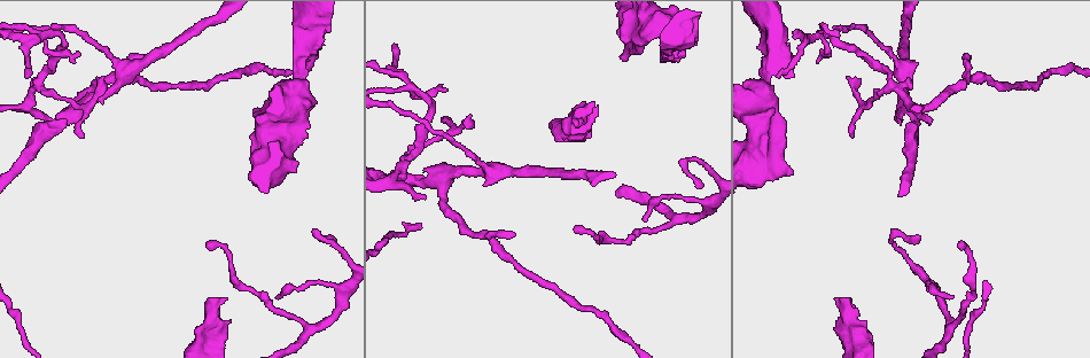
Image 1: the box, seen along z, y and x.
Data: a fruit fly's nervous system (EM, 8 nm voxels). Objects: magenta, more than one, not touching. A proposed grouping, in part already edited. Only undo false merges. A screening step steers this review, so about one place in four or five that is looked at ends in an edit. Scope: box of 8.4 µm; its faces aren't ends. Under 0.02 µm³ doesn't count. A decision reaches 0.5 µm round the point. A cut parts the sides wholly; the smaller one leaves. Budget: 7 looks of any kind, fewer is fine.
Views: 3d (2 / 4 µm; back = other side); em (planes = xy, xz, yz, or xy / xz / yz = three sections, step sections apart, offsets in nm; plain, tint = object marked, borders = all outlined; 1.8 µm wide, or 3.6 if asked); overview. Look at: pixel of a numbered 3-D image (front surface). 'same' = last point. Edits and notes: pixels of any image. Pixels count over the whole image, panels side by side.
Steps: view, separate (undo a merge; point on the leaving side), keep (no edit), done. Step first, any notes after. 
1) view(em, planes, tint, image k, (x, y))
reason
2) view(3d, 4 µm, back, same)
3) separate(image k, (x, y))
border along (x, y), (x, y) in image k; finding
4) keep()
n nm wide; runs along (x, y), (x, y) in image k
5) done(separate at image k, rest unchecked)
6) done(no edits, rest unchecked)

view(em, 3.6 µm, xy, step 16, tint, image 1, (578, 116))
thick turns thin

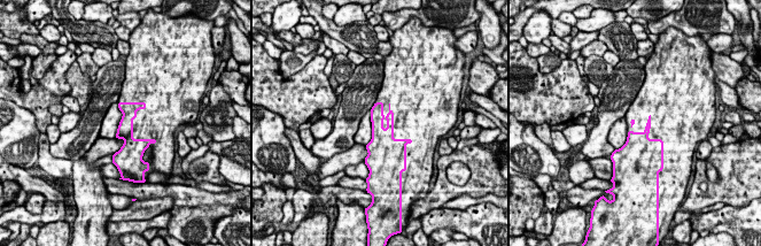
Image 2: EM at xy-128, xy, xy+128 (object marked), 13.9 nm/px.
keep()
runs along (142, 105), (129, 115), (122, 155) in image 2; one neuron here

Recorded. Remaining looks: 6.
view(3d, 4 µm, image 1, (441, 181))
three arms meet

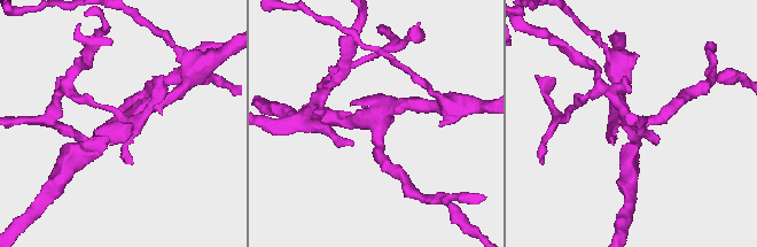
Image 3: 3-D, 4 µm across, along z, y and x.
view(em, yz, step 16, tint, image 3, (380, 118))
need the tissue

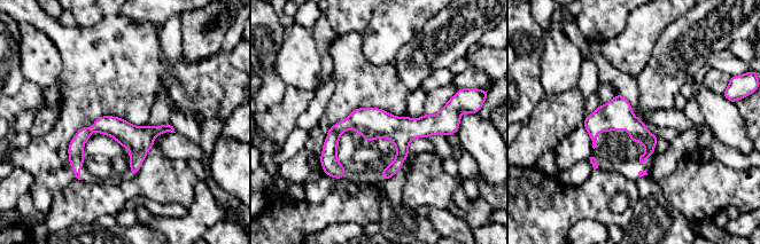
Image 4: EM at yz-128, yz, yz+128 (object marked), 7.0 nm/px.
view(em, planes, borders, same)
cut it another way

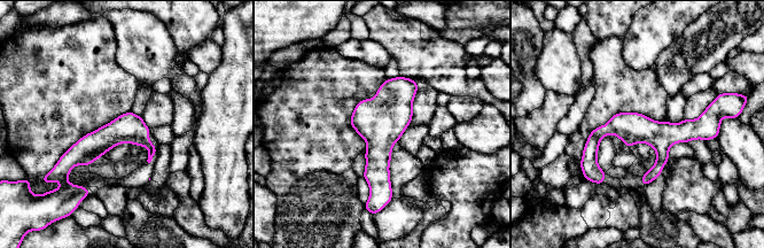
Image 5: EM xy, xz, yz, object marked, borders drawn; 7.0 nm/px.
keep()
continuous, no second neuron

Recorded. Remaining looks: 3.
view(em, xz, step 4, tint, image 1, (410, 84))
three-way junction

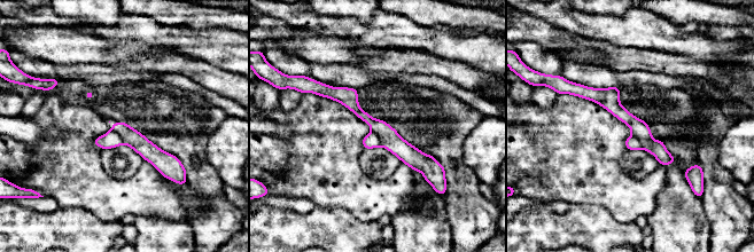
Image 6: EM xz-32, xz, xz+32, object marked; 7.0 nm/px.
separate(image 6, (149, 151))
140 nm wide; border along (113, 127), (123, 142) in image 6; a second neuron is stuck on

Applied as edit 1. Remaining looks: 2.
done(separate at image 6, rest unchecked)

